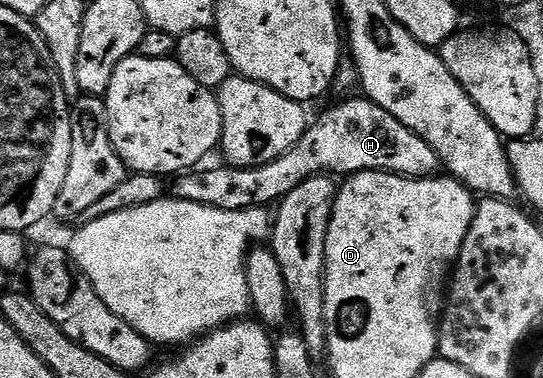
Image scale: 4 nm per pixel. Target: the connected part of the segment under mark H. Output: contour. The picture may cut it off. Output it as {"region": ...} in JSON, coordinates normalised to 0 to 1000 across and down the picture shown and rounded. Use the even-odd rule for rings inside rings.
{"region":[[[657,254],[597,291],[580,320],[576,312],[549,376],[523,399],[523,410],[501,421],[501,431],[455,447],[403,431],[396,447],[372,442],[363,452],[344,452],[319,471],[319,519],[330,532],[368,537],[405,558],[449,558],[503,545],[527,521],[530,505],[545,505],[560,474],[575,468],[692,452],[759,471],[796,468],[808,455],[803,399],[796,399],[766,347],[751,347],[729,304],[715,304],[715,294],[692,270]]]}

